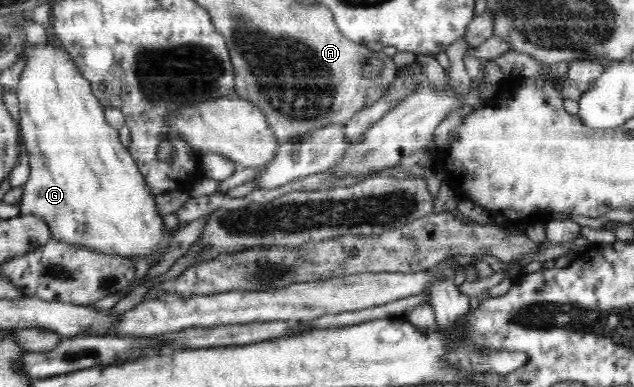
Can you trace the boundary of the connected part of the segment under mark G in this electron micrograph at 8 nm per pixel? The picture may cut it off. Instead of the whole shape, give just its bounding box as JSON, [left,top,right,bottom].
[17,43,174,267]

